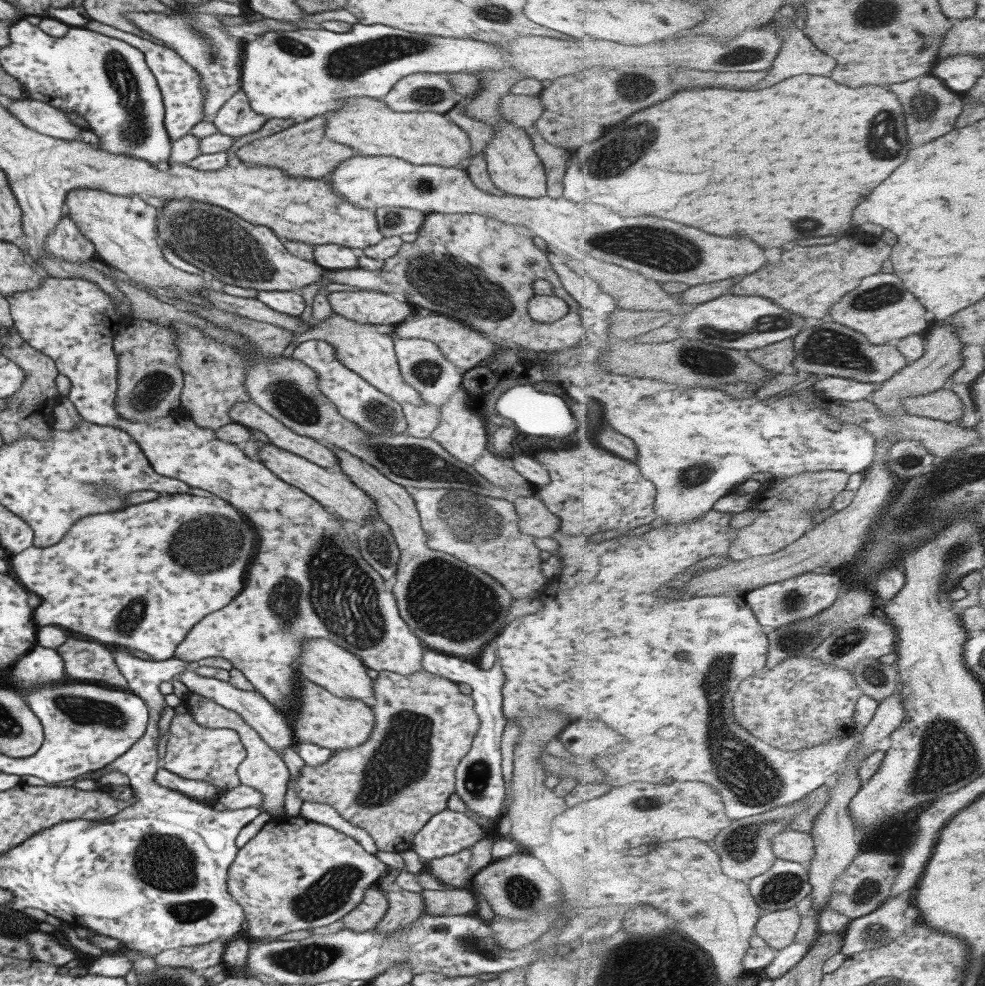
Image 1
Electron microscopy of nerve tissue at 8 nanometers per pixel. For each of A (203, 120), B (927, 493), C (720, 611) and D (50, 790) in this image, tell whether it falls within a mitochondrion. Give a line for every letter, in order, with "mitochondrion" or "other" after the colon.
A: other
B: mitochondrion
C: other
D: other

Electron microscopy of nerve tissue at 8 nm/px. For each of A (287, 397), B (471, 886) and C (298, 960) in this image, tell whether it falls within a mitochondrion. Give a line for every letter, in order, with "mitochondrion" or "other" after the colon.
A: mitochondrion
B: other
C: mitochondrion

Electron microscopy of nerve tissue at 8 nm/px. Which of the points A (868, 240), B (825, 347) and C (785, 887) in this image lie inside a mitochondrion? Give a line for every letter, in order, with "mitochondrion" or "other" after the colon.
A: other
B: mitochondrion
C: mitochondrion

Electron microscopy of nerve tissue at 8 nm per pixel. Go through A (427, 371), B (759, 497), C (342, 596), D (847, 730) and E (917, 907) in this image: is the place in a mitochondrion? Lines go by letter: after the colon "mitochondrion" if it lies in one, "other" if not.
A: mitochondrion
B: other
C: mitochondrion
D: other
E: other

